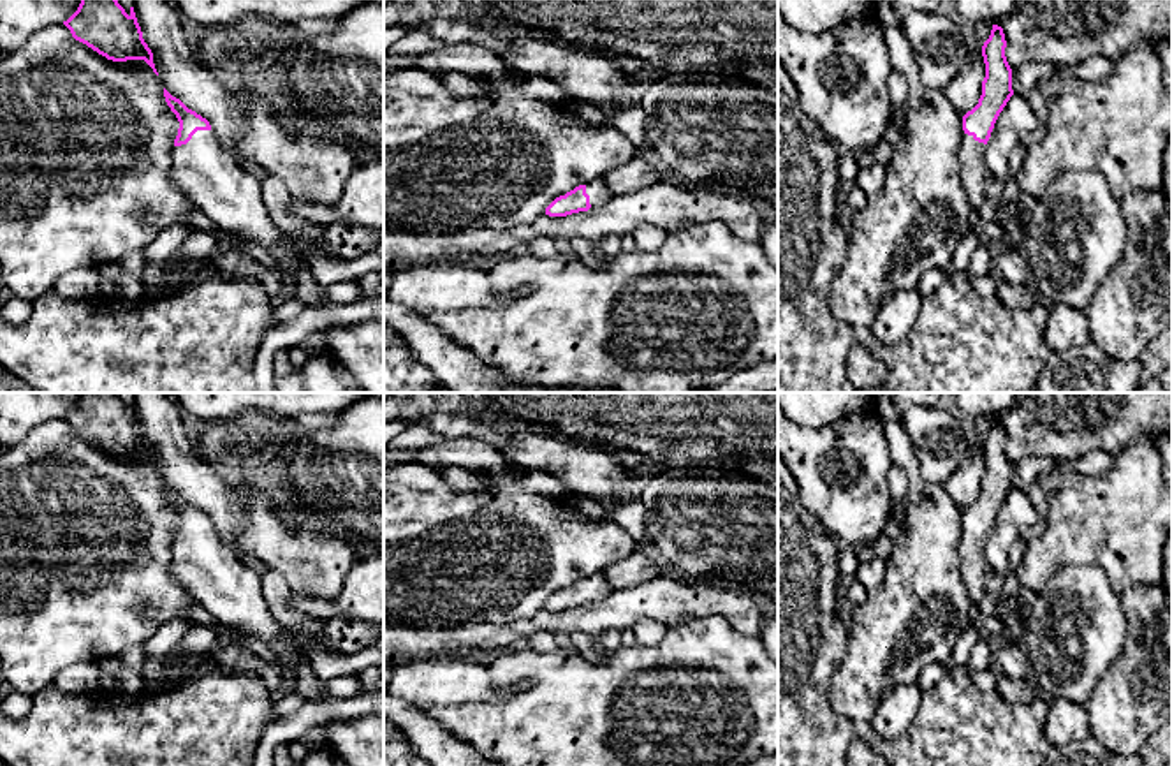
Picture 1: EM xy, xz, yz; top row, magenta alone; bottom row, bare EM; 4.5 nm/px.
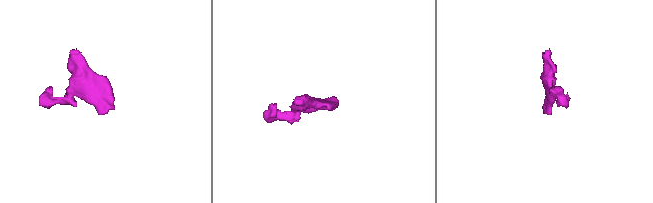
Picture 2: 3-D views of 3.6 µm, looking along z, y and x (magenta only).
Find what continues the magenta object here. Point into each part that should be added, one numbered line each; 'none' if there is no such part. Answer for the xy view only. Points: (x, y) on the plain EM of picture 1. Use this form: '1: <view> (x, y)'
1: xy (217, 578)

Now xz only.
1: xz (599, 587)

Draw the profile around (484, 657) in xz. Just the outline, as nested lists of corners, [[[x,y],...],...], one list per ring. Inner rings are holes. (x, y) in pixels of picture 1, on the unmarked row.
[[[459,648],[456,652],[450,652],[447,655],[452,657],[465,657],[465,659],[473,659],[479,660],[480,664],[491,664],[503,650],[493,650],[493,652],[484,652],[477,648]]]

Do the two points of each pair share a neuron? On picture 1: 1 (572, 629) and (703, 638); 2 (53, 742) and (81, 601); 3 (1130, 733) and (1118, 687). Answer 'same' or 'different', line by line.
1: different
2: different
3: same

